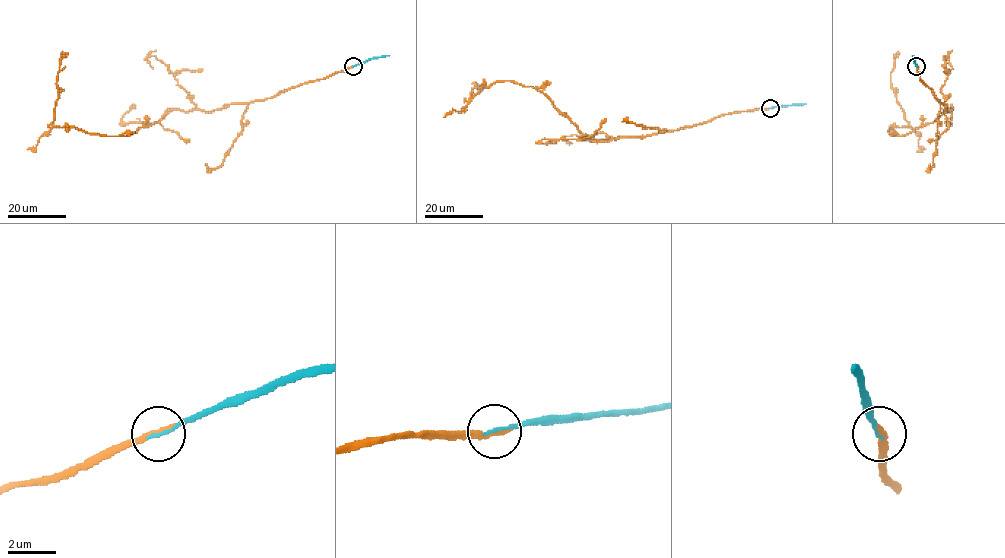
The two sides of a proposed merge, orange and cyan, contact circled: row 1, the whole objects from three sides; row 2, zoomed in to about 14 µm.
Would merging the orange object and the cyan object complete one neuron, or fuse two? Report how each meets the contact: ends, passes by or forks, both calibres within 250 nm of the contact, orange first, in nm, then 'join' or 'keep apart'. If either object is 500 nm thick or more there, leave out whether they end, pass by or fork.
orange ends | cyan ends | 280/120 nm | join

